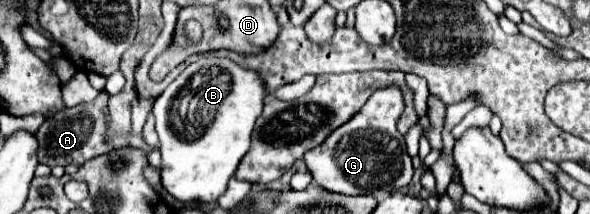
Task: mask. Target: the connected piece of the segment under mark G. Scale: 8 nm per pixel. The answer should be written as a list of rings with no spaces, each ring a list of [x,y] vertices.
[[[387,87],[373,93],[351,121],[335,129],[323,145],[305,153],[303,161],[317,185],[343,195],[367,195],[377,189],[397,191],[409,185],[413,177],[411,157],[405,149],[405,139],[397,131],[397,121],[403,115],[405,103],[399,87]]]

